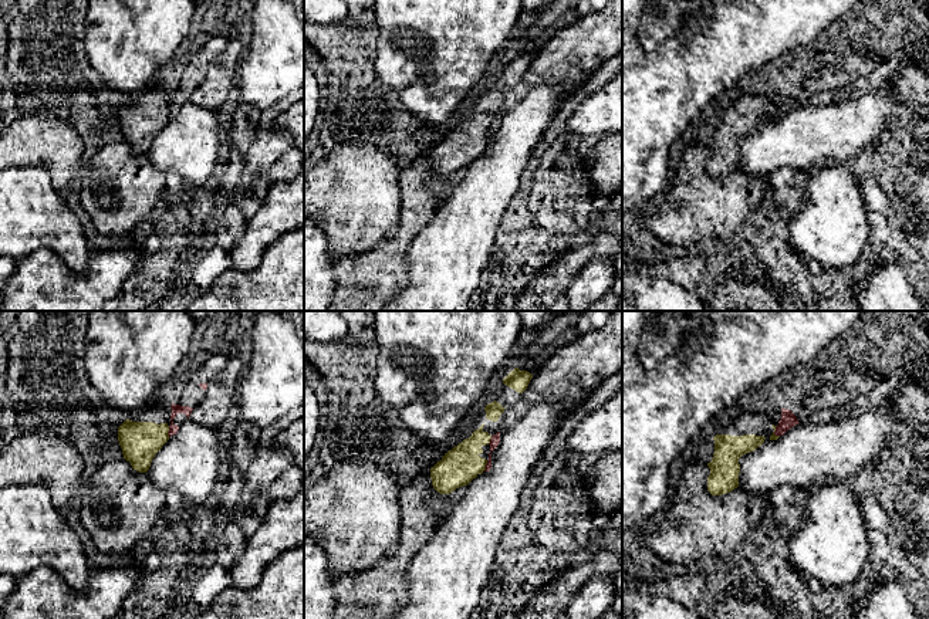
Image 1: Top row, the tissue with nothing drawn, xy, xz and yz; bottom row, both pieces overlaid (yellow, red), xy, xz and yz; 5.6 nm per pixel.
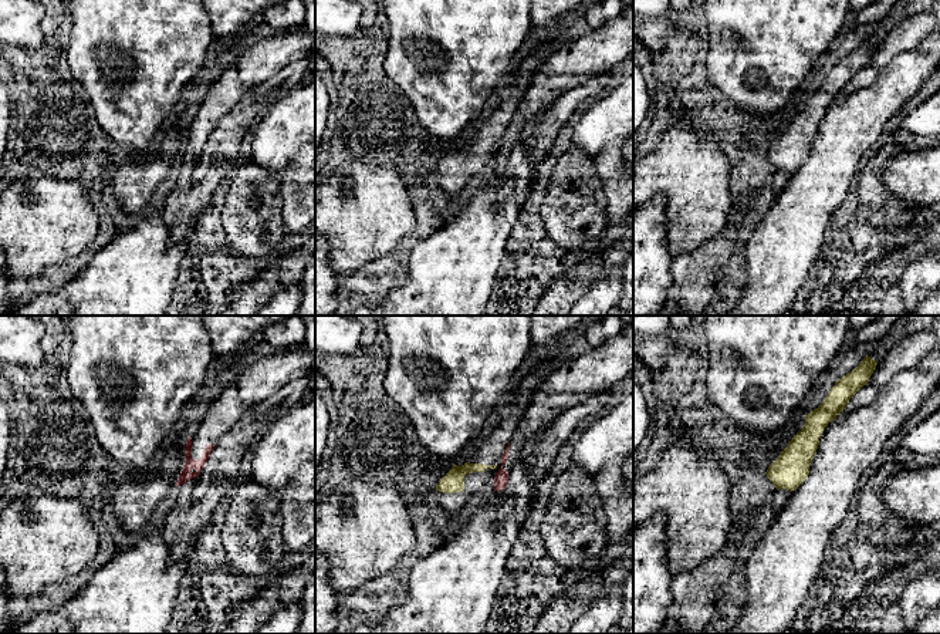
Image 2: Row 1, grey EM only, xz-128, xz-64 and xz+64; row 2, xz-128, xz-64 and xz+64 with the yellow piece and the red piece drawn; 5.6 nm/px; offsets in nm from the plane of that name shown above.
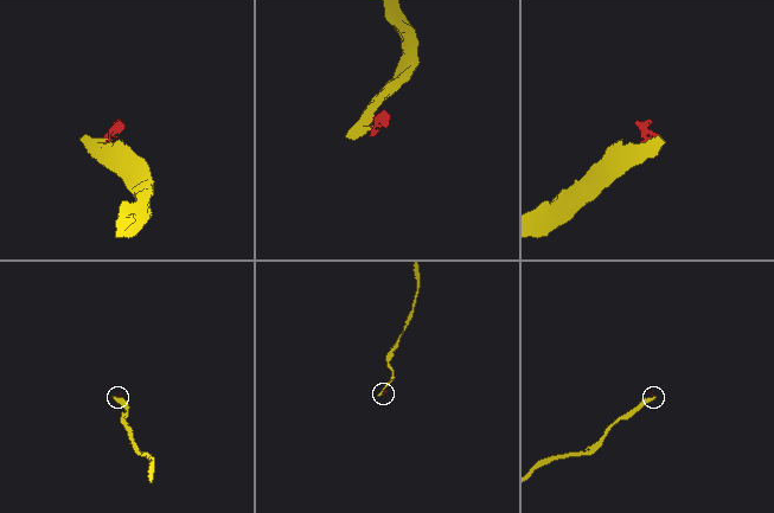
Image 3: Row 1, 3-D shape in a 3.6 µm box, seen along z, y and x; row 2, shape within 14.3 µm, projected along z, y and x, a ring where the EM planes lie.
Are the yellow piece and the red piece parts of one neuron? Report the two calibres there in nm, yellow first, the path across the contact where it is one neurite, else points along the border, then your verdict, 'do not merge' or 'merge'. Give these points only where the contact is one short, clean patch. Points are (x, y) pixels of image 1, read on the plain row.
calibres 220 and 50 nm; border xy (169, 108), (168, 118); do not merge

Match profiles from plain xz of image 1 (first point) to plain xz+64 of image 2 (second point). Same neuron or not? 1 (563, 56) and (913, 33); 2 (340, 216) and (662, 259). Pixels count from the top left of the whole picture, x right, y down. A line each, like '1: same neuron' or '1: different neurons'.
1: same neuron
2: different neurons

